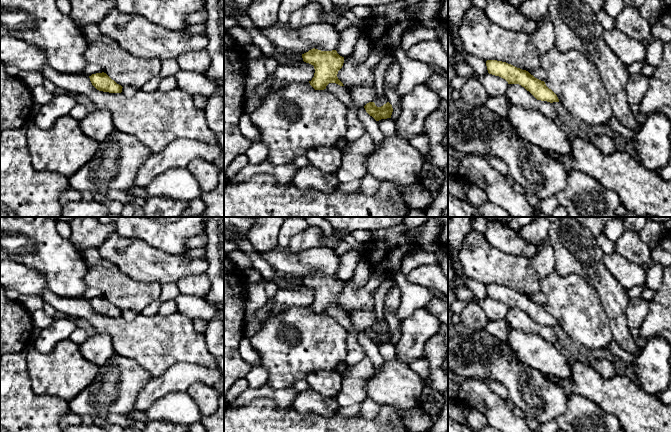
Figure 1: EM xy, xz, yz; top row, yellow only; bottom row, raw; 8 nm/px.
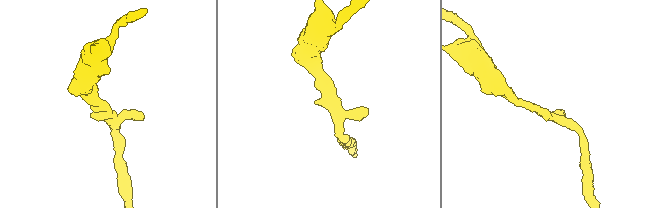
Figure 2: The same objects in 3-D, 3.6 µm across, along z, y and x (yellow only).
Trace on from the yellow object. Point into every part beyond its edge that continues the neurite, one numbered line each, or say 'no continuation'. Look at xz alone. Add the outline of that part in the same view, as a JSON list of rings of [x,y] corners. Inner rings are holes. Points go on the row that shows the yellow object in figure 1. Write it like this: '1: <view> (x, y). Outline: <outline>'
no continuation

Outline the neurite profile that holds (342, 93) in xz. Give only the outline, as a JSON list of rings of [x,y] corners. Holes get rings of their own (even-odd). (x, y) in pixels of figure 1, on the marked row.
[[[329,83],[326,86],[326,89],[341,100],[348,108],[352,106],[353,102],[351,99],[350,90],[348,90],[345,86],[340,86],[336,83]]]

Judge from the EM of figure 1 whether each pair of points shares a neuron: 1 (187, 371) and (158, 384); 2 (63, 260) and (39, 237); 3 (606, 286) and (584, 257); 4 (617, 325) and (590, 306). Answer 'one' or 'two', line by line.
1: one
2: one
3: one
4: two

